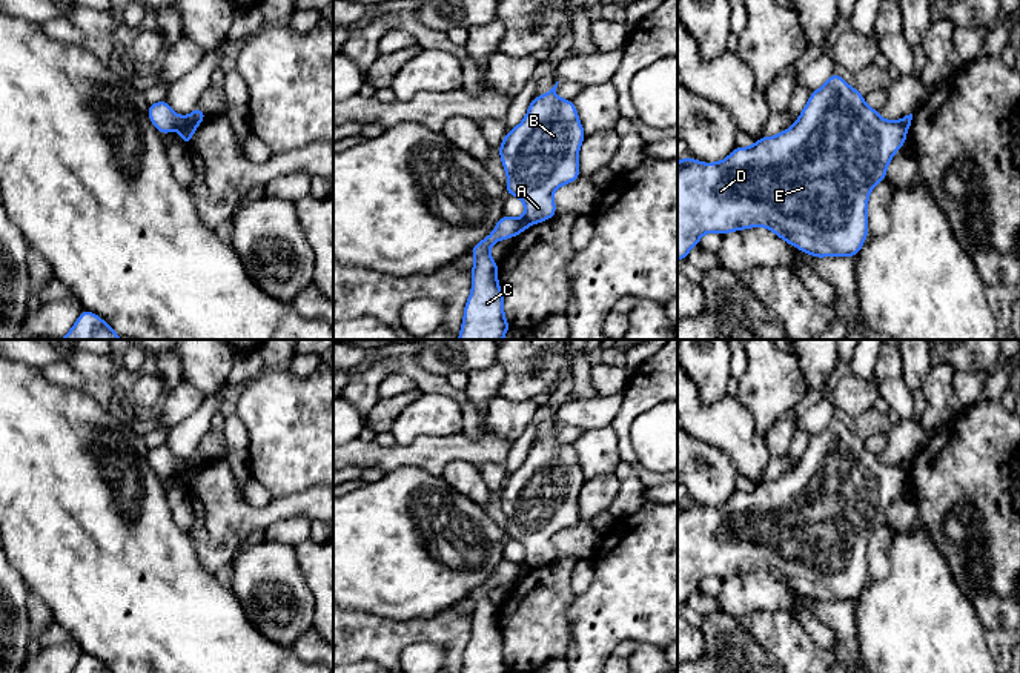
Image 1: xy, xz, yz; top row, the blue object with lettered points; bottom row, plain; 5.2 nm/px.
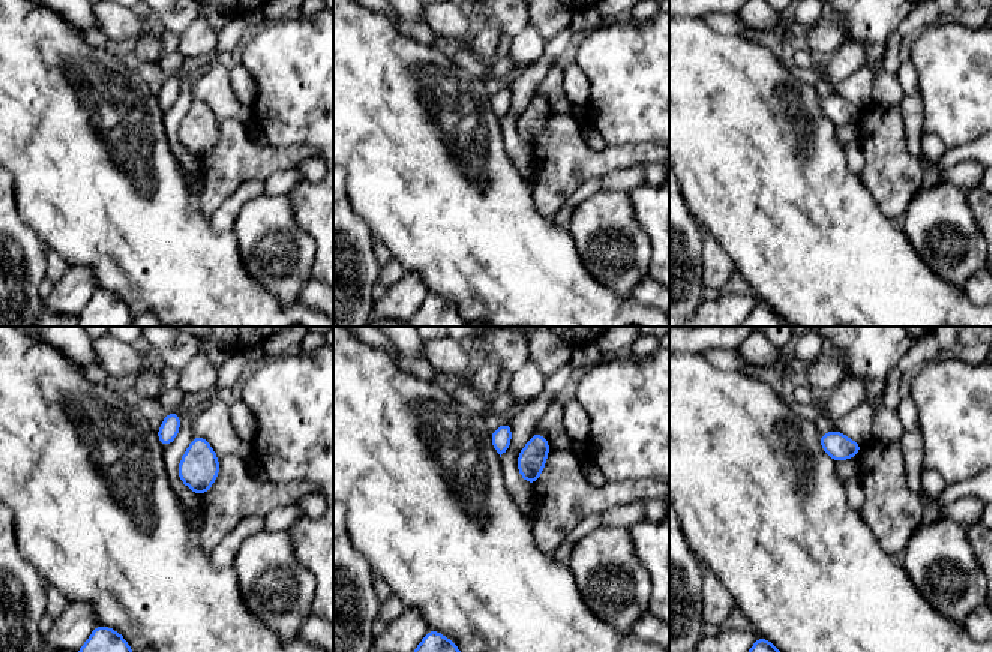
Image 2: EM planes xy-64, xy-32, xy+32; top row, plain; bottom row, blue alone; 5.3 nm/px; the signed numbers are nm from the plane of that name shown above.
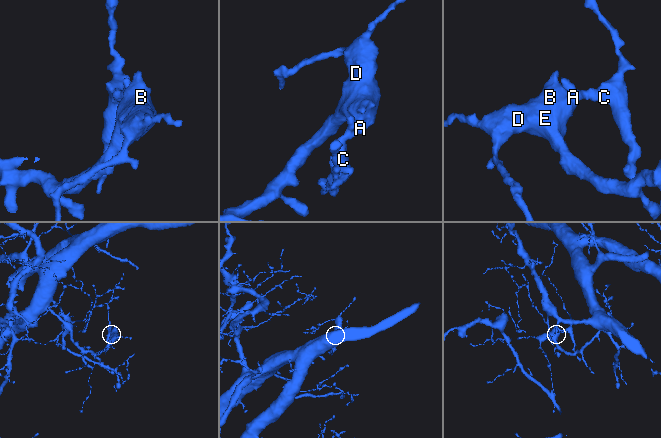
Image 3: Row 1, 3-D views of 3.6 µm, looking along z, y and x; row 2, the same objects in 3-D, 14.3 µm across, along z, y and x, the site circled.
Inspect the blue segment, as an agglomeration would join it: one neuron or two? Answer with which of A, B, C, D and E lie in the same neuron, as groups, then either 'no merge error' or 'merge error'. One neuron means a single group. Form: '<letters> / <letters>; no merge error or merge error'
A B D E / C; merge error

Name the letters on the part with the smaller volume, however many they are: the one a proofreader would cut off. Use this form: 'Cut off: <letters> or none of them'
Cut off: C

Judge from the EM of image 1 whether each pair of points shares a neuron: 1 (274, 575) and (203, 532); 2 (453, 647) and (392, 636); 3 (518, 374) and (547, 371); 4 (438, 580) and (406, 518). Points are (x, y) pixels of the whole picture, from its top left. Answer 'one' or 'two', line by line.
1: two
2: one
3: one
4: one

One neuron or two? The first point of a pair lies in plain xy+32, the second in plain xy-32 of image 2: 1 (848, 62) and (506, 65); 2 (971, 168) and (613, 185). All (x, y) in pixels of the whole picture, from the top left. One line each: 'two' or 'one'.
1: two
2: one

